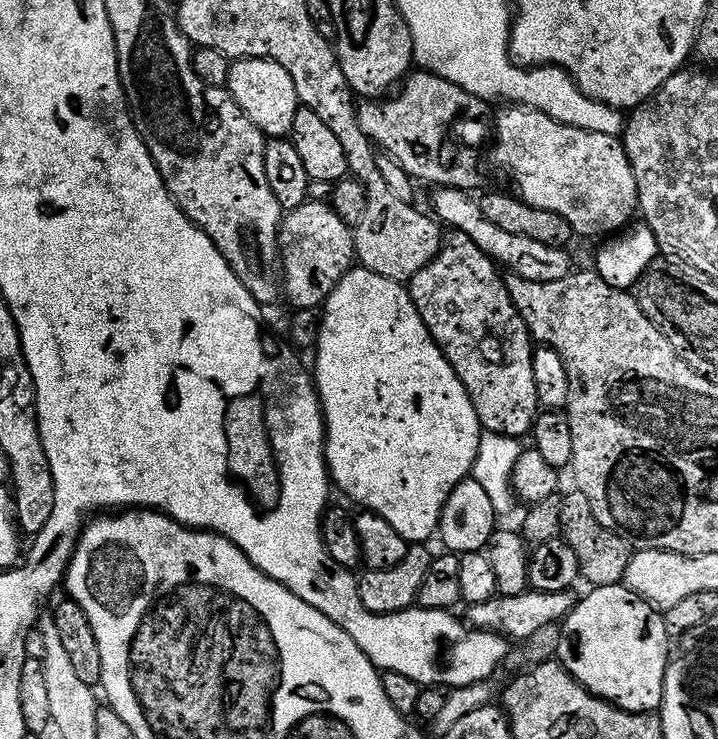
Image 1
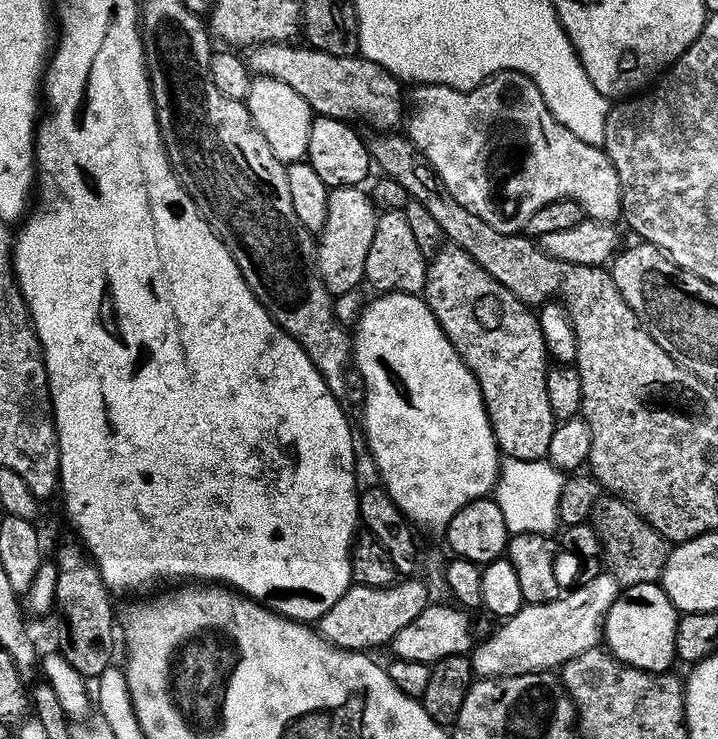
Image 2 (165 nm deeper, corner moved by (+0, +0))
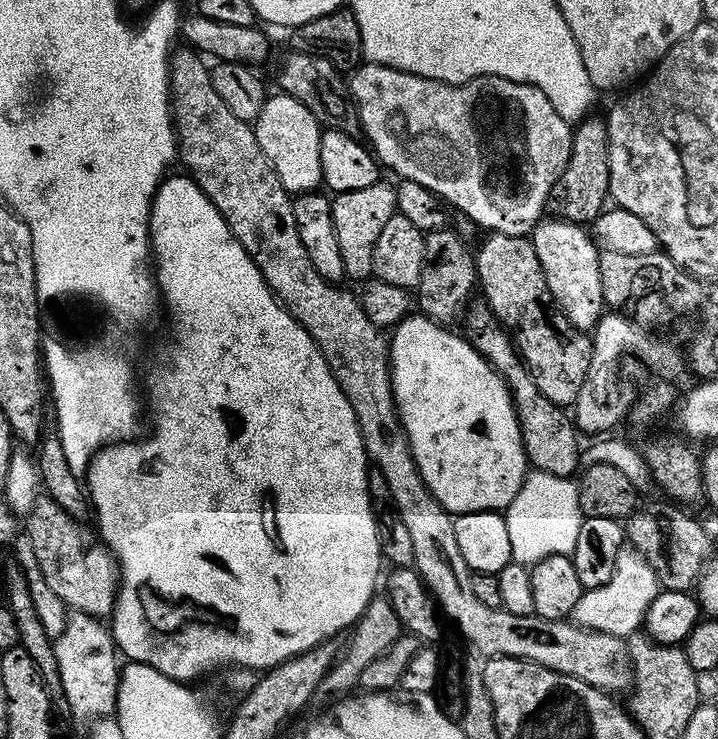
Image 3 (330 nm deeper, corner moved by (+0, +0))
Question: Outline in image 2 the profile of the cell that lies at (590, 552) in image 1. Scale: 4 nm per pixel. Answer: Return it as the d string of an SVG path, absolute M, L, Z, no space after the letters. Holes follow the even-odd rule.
M602 494L594 506L590 523L604 547L603 563L621 585L659 581L670 551L669 541L651 528L627 502L611 494Z

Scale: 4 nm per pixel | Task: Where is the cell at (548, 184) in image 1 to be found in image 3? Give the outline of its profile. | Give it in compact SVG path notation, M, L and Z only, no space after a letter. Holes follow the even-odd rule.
M371 62L361 63L351 76L346 88L354 105L354 115L360 120L360 132L387 171L389 168L397 172L400 180L422 182L422 186L436 193L445 205L464 212L460 214L481 229L488 228L484 230L489 233L528 236L540 223L550 190L570 158L573 129L573 125L566 123L562 114L550 106L550 98L546 98L542 90L526 82L497 76L479 76L464 84L447 84Z

